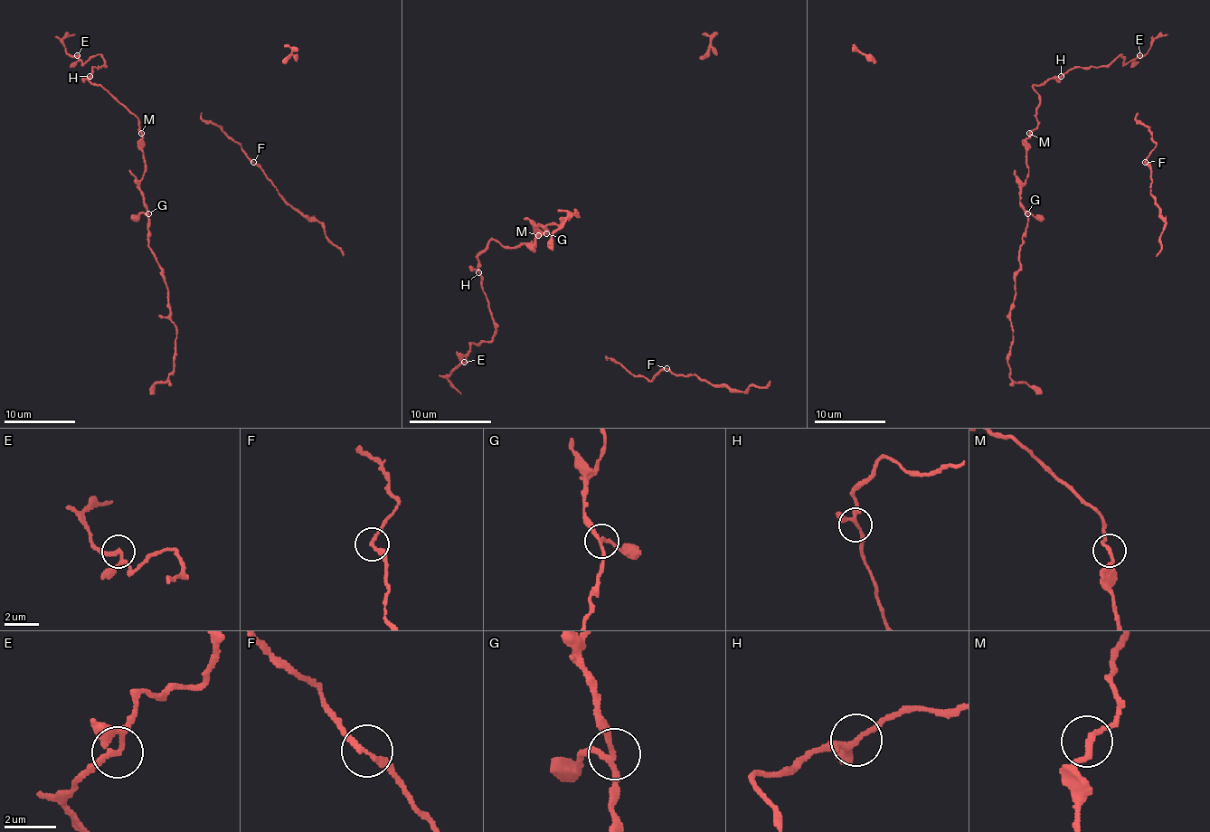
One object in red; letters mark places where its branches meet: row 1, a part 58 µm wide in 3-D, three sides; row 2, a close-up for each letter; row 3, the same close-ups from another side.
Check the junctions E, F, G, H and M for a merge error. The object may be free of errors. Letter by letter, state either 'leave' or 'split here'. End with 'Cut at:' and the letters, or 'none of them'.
E: split here
F: leave
G: leave
H: leave
M: leave
Cut at: E

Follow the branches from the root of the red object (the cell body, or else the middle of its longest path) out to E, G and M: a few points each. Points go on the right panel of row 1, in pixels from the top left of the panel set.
E: (1045, 80), (1061, 78), (1077, 67), (1110, 65), (1120, 54), (1124, 63), (1140, 56)
G: (1045, 80), (1033, 86), (1040, 100), (1038, 126), (1025, 140), (1029, 172), (1020, 192), (1020, 206), (1027, 213)
M: (1045, 80), (1033, 86), (1038, 93), (1040, 106), (1036, 111), (1038, 126), (1029, 133)

